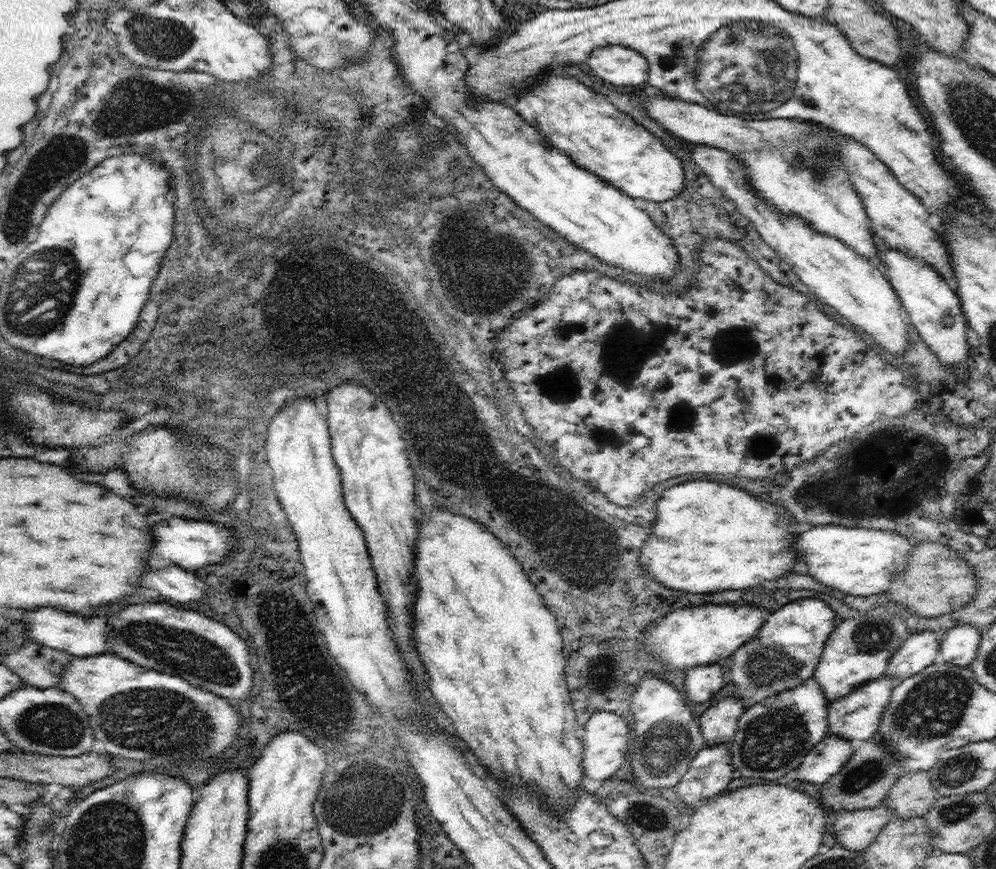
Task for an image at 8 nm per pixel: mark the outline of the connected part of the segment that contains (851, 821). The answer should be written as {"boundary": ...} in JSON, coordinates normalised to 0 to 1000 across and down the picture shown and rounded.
{"boundary":[[[890,921],[880,930],[865,930],[853,934],[847,932],[838,939],[836,962],[849,978],[868,978],[880,967],[884,956],[900,940]]]}

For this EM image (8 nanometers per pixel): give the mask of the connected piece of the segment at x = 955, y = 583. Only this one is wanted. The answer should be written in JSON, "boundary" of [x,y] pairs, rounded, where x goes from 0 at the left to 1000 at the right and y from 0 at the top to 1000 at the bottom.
{"boundary":[[[925,624],[914,634],[908,658],[897,667],[896,677],[890,680],[900,695],[909,695],[920,713],[946,709],[964,702],[978,688],[981,663],[974,648],[955,628],[942,624]]]}

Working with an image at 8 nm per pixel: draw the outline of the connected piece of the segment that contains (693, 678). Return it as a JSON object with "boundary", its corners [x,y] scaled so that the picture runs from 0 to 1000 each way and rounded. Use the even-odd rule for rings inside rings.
{"boundary":[[[721,763],[692,769],[687,777],[689,799],[695,808],[703,810],[713,806],[725,787],[725,768]]]}

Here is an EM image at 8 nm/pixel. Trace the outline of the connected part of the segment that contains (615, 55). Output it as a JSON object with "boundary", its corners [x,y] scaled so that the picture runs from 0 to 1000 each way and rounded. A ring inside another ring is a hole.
{"boundary":[[[617,49],[614,53],[597,55],[589,64],[588,81],[618,97],[641,99],[651,92],[651,70],[642,60]]]}

